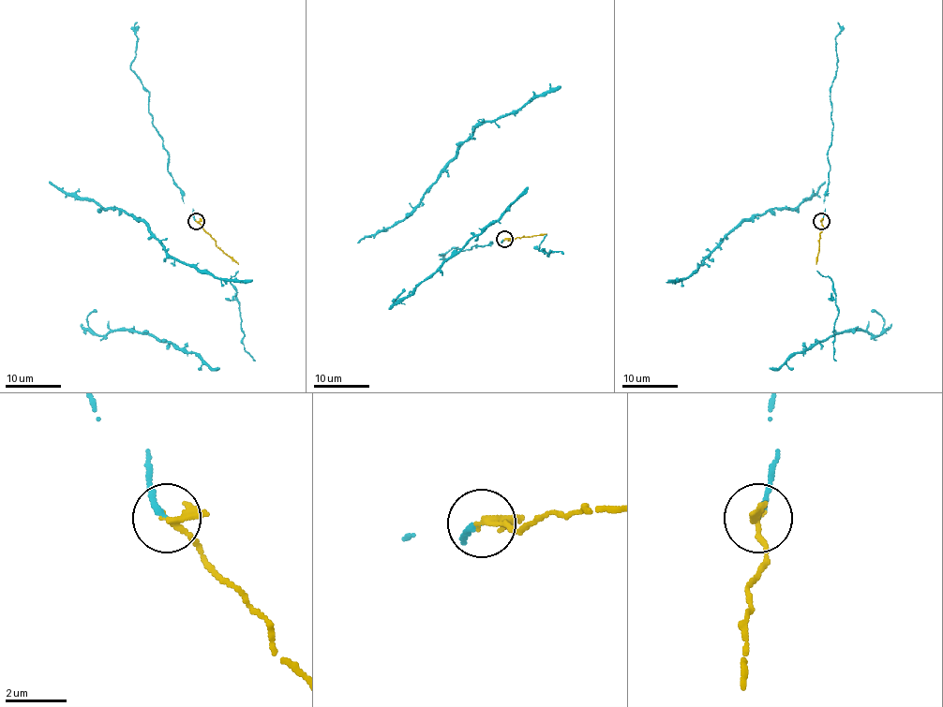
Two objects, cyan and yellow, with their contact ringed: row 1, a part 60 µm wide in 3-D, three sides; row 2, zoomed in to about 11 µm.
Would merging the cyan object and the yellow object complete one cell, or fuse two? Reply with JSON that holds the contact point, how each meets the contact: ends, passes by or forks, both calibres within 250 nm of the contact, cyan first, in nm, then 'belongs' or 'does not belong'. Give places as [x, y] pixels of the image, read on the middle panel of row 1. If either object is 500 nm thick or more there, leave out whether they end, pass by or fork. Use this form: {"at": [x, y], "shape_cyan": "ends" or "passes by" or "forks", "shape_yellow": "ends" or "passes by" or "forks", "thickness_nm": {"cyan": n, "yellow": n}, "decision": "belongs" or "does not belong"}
{"at": [504, 239], "shape_cyan": "ends", "shape_yellow": "passes by", "thickness_nm": {"cyan": 180, "yellow": 180}, "decision": "belongs"}

